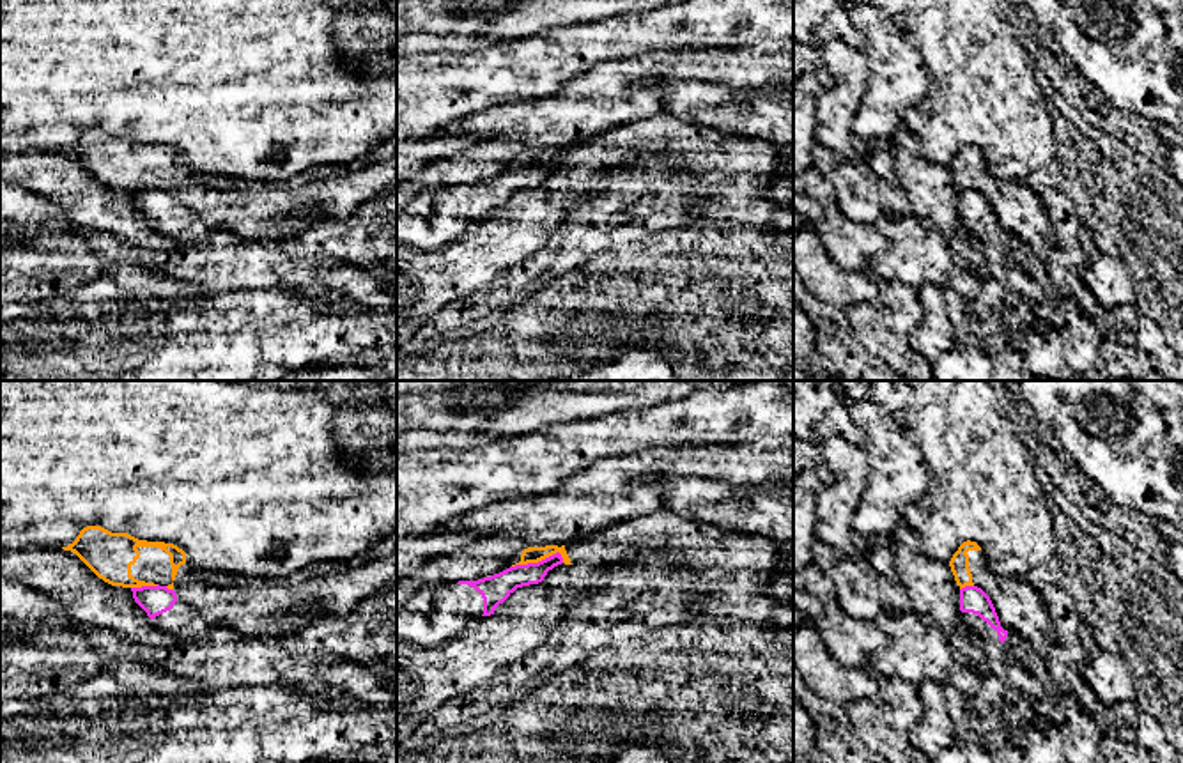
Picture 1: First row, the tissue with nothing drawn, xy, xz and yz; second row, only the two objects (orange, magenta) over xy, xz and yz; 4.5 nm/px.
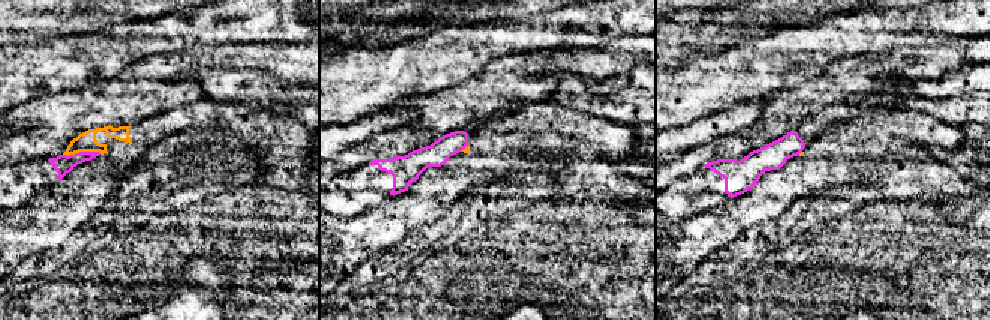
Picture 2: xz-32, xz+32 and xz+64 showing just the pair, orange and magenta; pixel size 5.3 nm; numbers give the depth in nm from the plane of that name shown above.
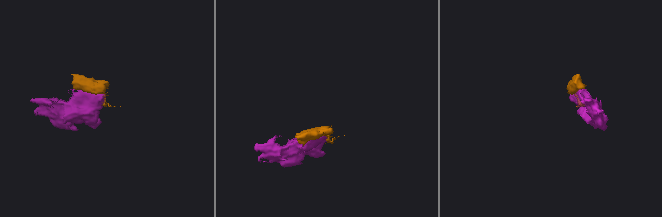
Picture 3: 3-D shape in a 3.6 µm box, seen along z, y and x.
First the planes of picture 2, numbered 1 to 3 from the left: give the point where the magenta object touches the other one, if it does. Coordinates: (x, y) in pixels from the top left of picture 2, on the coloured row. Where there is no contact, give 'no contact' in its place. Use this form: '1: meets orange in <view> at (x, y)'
1: meets orange in xz-32 at (81, 150)
2: meets orange in xz+32 at (465, 147)
3: no contact

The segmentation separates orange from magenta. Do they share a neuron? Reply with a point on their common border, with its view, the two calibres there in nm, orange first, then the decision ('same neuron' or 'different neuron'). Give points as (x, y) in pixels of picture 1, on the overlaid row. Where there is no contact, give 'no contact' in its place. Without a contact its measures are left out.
xz (537, 562) | 80/140 nm | different neuron

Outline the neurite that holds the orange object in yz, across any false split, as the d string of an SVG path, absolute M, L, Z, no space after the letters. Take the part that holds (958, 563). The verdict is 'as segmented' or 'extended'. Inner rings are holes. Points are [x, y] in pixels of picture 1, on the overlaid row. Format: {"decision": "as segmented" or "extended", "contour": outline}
{"decision": "extended", "contour": "M963 542L949 566L960 590L978 586L990 597L1004 630L1020 634L1038 650L1045 650L1054 641L1054 627L1041 590L1020 577L994 574L976 542Z"}

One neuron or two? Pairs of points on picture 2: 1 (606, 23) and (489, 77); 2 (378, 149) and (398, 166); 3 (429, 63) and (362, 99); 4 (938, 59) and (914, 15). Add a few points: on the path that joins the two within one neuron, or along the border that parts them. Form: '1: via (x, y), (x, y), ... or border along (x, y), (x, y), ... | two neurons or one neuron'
1: border along (587, 48), (542, 48), (519, 54) | two neurons
2: border along (422, 146), (404, 155), (374, 158), (354, 167) | two neurons
3: via (413, 69), (393, 71), (378, 83) | one neuron
4: border along (966, 38), (897, 50) | two neurons

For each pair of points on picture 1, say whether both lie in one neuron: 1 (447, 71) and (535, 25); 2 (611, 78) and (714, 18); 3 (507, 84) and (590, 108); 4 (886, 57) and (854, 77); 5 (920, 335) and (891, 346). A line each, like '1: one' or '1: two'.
1: two
2: two
3: two
4: two
5: two

